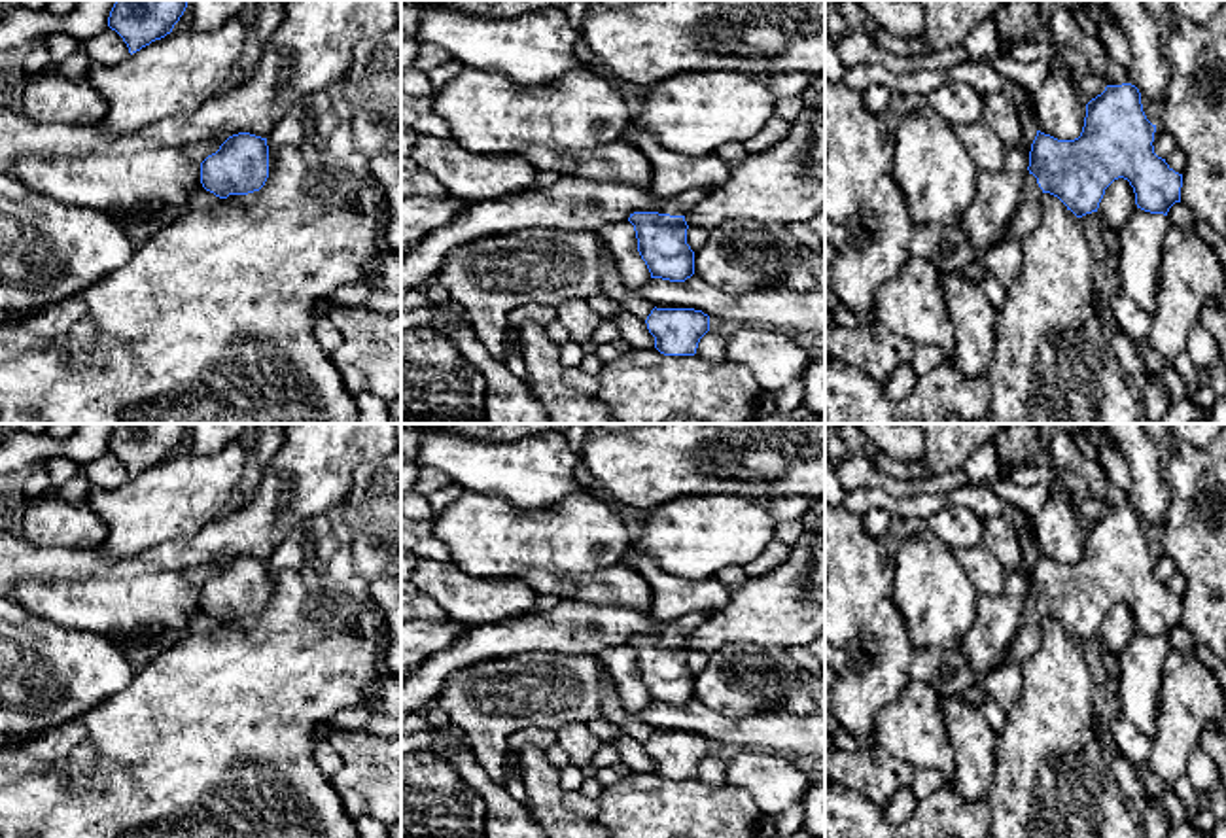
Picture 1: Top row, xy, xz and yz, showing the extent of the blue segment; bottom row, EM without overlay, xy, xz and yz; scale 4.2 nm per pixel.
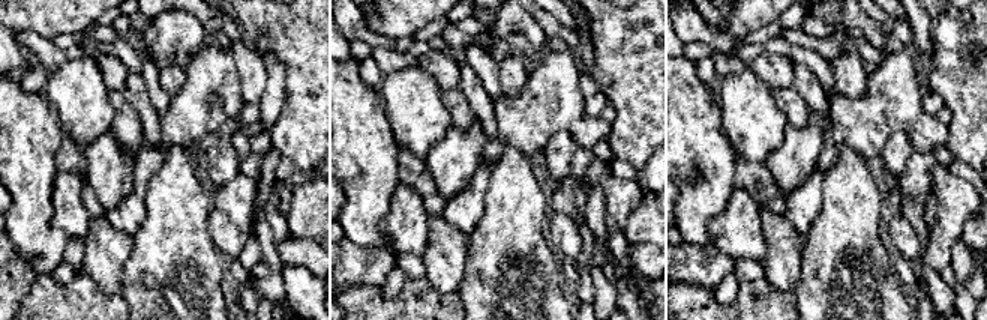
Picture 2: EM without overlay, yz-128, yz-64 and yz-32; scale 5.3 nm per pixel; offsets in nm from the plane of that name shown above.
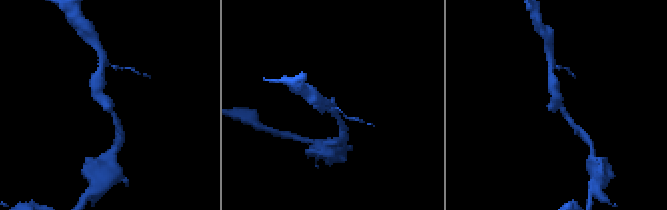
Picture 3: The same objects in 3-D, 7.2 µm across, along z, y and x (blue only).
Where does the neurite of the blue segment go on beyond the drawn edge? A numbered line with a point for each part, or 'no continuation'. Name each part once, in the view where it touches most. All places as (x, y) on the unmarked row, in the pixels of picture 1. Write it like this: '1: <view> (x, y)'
1: xz (680, 628)

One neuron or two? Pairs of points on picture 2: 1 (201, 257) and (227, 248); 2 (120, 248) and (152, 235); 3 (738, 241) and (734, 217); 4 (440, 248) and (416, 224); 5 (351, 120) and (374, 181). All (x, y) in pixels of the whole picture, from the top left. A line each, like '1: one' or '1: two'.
1: two
2: two
3: one
4: two
5: one

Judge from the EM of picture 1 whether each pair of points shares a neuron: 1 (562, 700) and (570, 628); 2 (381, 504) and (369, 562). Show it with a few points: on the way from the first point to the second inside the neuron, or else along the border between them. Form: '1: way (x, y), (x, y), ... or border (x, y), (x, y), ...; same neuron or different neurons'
1: border (523, 653), (557, 651), (591, 653), (596, 657); different neurons
2: way (381, 519), (381, 530), (369, 547); same neuron

